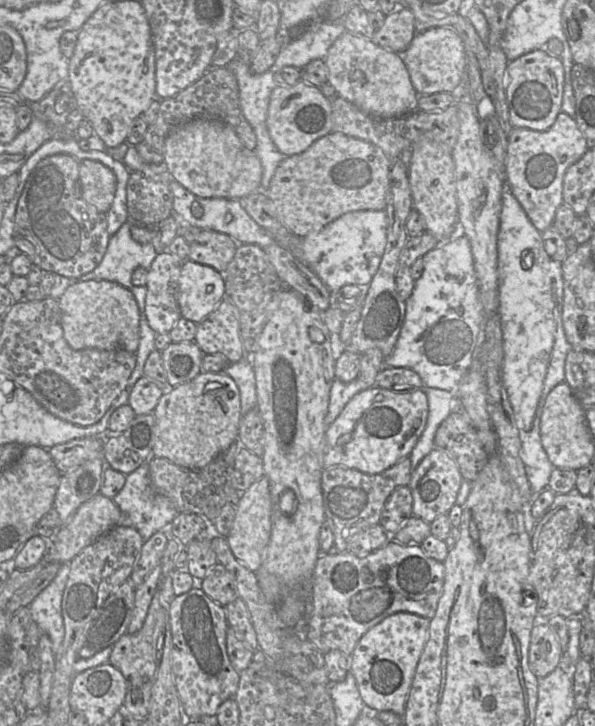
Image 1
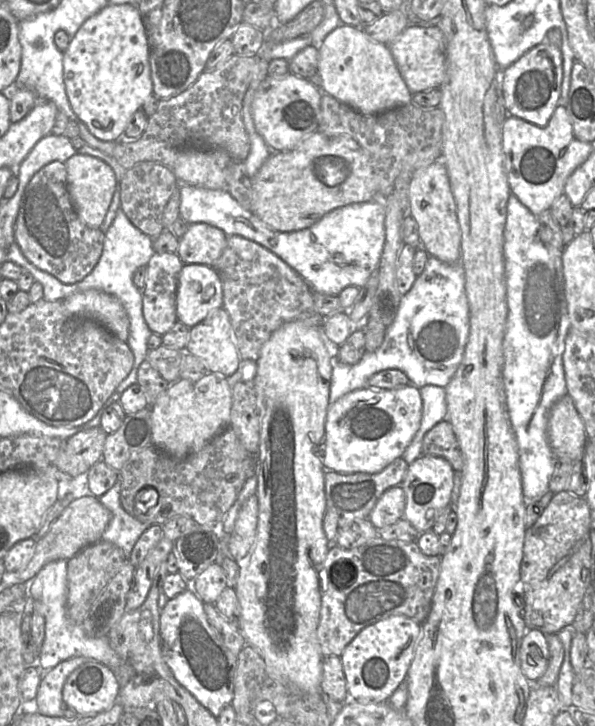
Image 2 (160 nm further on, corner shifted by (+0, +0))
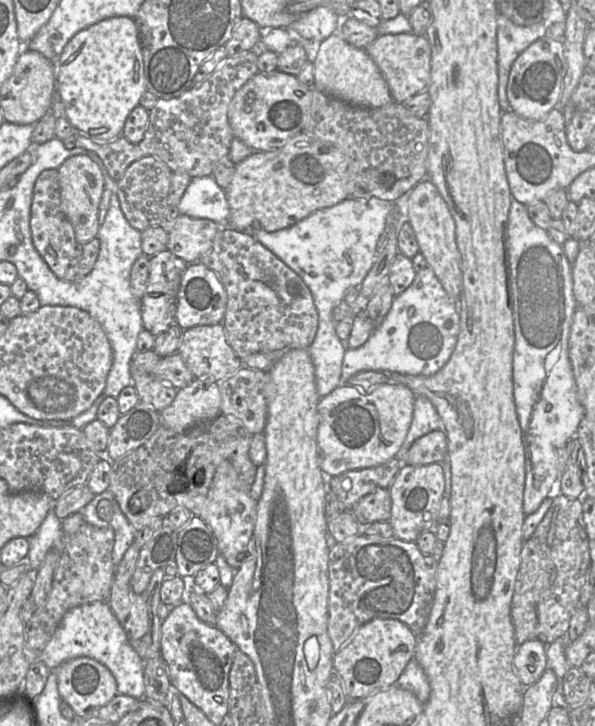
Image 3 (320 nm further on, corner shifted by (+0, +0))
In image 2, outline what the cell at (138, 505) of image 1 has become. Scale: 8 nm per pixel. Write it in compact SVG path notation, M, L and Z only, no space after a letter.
M118 480L109 491L98 498L100 503L111 512L111 520L102 535L102 540L119 547L128 559L137 540L149 526L122 508L120 492L121 484Z

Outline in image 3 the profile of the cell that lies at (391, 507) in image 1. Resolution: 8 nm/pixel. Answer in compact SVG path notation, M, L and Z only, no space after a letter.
M377 488L362 497L352 508L351 512L363 527L374 522L389 521L391 504L389 489Z

